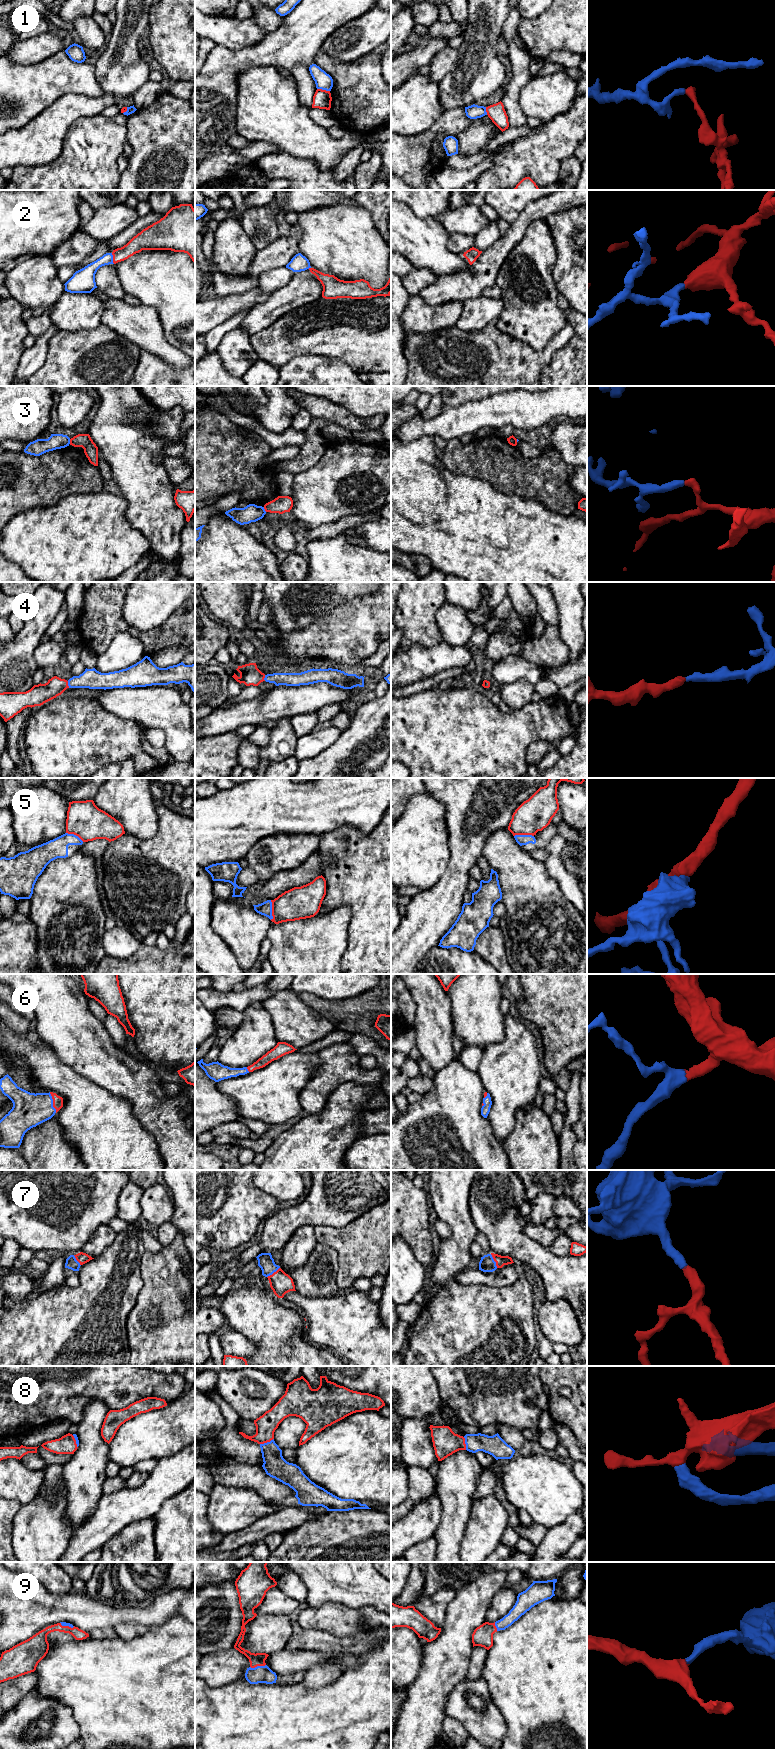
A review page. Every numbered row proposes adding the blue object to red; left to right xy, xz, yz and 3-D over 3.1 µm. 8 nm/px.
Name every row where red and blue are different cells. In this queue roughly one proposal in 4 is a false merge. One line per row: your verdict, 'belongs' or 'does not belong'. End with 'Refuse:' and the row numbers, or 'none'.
1: does not belong
2: belongs
3: does not belong
4: belongs
5: does not belong
6: belongs
7: belongs
8: belongs
9: belongs
Refuse: 1, 3, 5

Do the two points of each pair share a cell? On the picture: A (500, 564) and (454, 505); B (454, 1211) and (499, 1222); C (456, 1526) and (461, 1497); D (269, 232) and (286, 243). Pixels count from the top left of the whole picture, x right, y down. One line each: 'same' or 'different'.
A: same
B: different
C: same
D: different

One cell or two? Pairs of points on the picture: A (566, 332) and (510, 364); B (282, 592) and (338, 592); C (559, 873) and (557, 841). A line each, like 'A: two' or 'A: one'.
A: one
B: one
C: one

